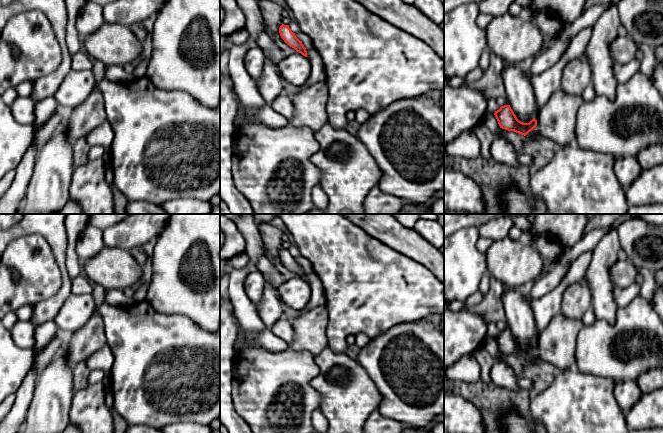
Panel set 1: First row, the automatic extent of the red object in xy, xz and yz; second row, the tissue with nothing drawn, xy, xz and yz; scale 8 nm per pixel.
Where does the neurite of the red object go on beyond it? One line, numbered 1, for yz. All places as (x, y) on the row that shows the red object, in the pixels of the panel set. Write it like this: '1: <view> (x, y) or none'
1: none

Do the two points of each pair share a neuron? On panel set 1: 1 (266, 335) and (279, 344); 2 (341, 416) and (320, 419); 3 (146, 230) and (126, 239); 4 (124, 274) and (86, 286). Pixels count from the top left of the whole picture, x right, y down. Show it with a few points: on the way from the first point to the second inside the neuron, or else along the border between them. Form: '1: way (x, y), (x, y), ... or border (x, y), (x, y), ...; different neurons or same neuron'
1: way (269, 338), (276, 344); same neuron
2: border (319, 409), (328, 422); different neurons
3: way (141, 230), (135, 230), (131, 234); same neuron
4: border (82, 272), (90, 282); different neurons

